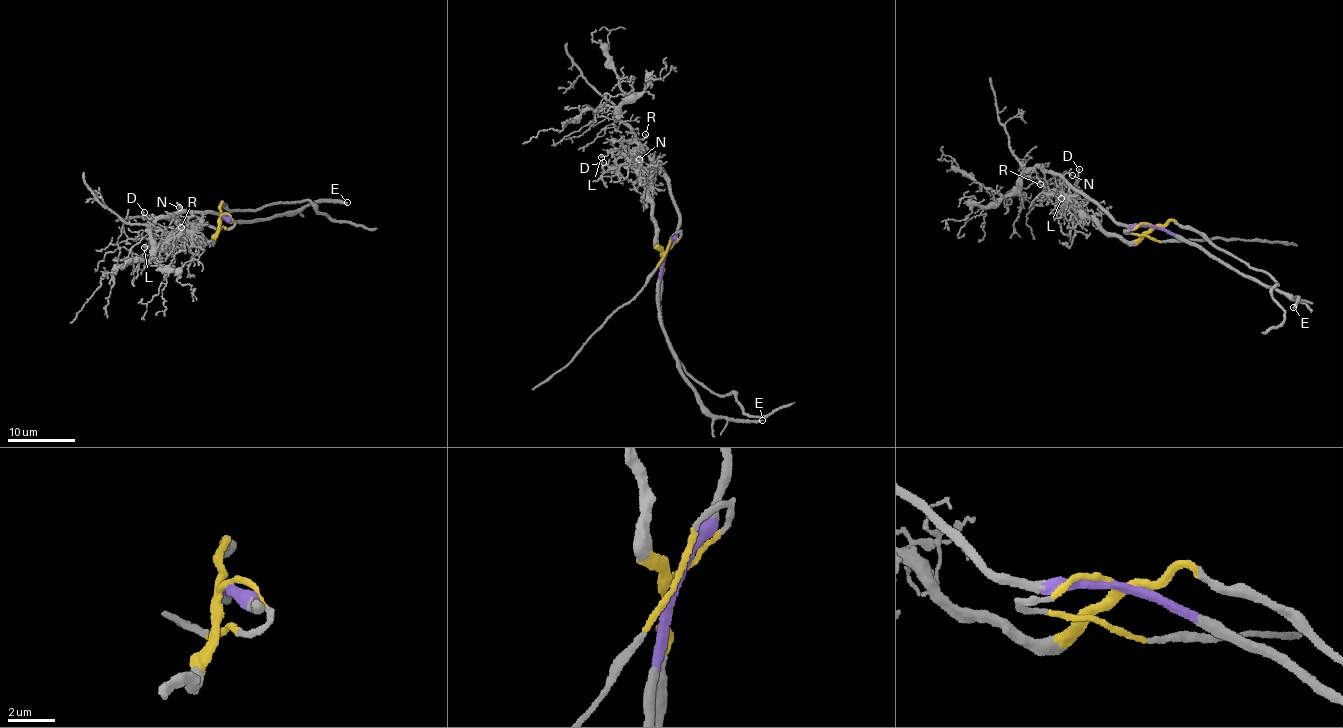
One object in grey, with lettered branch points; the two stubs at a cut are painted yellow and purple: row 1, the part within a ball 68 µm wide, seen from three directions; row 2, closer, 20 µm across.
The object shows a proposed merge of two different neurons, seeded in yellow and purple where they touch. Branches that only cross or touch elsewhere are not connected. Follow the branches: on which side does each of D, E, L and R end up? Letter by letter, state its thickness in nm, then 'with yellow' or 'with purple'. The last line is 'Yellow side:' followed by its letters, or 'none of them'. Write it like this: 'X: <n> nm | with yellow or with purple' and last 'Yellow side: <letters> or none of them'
D: 110 nm | with yellow
E: 300 nm | with purple
L: 90 nm | with yellow
R: 140 nm | with yellow
Yellow side: D, L, R

